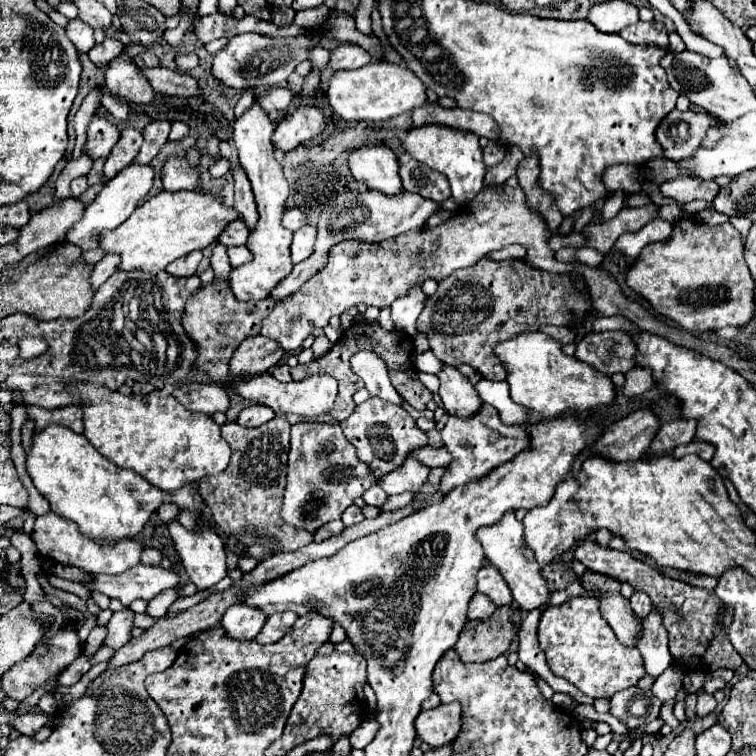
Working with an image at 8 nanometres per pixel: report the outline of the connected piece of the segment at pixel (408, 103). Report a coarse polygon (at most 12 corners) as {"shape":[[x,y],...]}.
{"shape":[[388,61],[334,71],[326,95],[346,121],[384,121],[426,103]]}

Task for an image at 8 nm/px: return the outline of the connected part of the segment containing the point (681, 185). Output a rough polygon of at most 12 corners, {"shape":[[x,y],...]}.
{"shape":[[676,177],[660,193],[684,205],[712,201],[720,187],[714,181]]}

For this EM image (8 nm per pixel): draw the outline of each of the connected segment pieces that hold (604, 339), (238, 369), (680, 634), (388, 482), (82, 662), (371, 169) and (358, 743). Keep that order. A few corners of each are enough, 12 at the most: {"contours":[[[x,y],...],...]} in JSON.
{"contours":[[[624,331],[588,333],[576,357],[604,375],[634,367]],[[264,335],[248,337],[230,359],[230,375],[260,375],[286,351]],[[586,539],[574,555],[594,573],[648,593],[674,661],[708,651],[720,609],[714,591]],[[416,457],[392,471],[380,485],[388,495],[414,491],[426,483],[430,467]],[[82,653],[68,669],[60,673],[58,685],[74,685],[92,667]],[[386,145],[350,153],[358,183],[388,195],[402,191],[398,159]],[[374,717],[350,735],[354,749],[364,747],[374,739],[380,723]]]}

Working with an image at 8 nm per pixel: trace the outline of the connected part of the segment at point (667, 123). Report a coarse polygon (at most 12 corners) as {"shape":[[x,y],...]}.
{"shape":[[674,109],[660,121],[656,141],[666,159],[694,153],[716,119]]}

